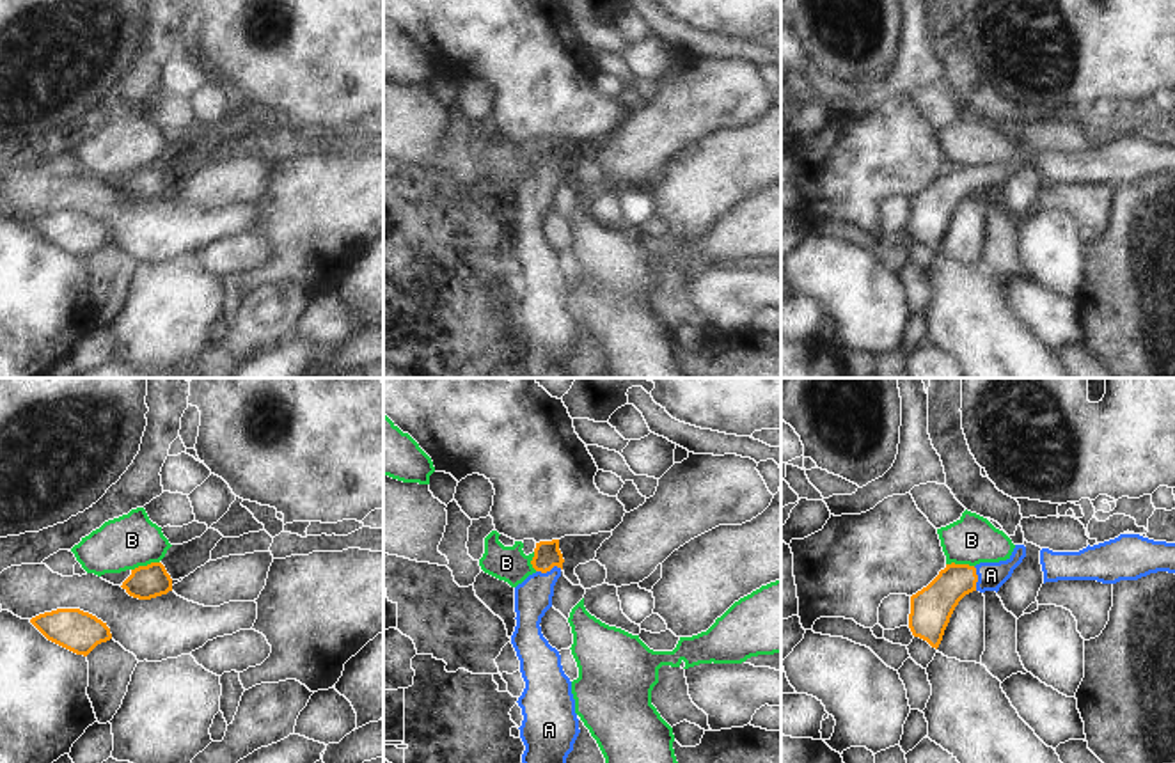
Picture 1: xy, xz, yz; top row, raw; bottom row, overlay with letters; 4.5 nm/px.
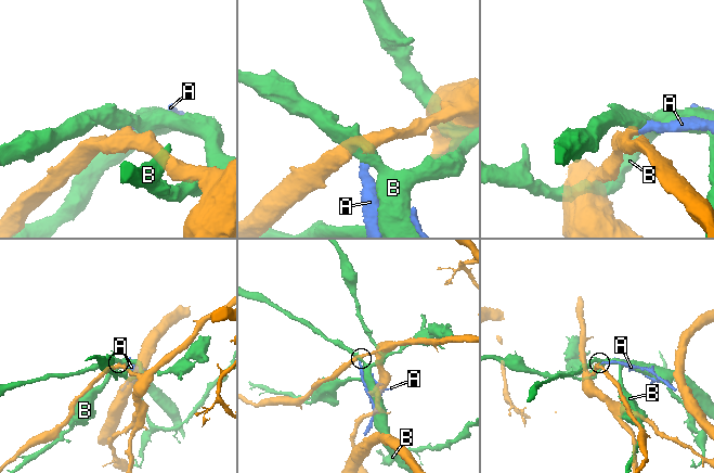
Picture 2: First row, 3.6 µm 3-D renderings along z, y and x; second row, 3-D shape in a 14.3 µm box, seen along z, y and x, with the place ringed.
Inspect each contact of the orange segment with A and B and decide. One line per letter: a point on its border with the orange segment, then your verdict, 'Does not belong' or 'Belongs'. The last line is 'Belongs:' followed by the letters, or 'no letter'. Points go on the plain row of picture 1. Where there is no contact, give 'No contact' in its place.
A: Touches orange at xz (549, 173). Belongs
B: Touches orange at xy (144, 169). Does not belong
Belongs: A

